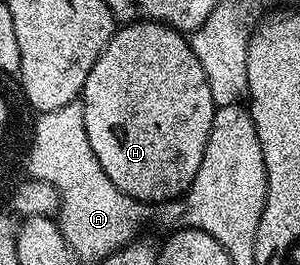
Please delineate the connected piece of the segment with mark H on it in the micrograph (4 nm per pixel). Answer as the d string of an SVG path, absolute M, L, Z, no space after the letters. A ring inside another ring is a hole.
M139 20L118 27L95 66L91 66L91 74L87 74L83 103L91 150L95 150L99 166L107 170L107 178L119 190L146 202L168 202L188 192L203 162L215 105L211 86L207 86L207 74L203 74L192 43L182 33L155 20Z

